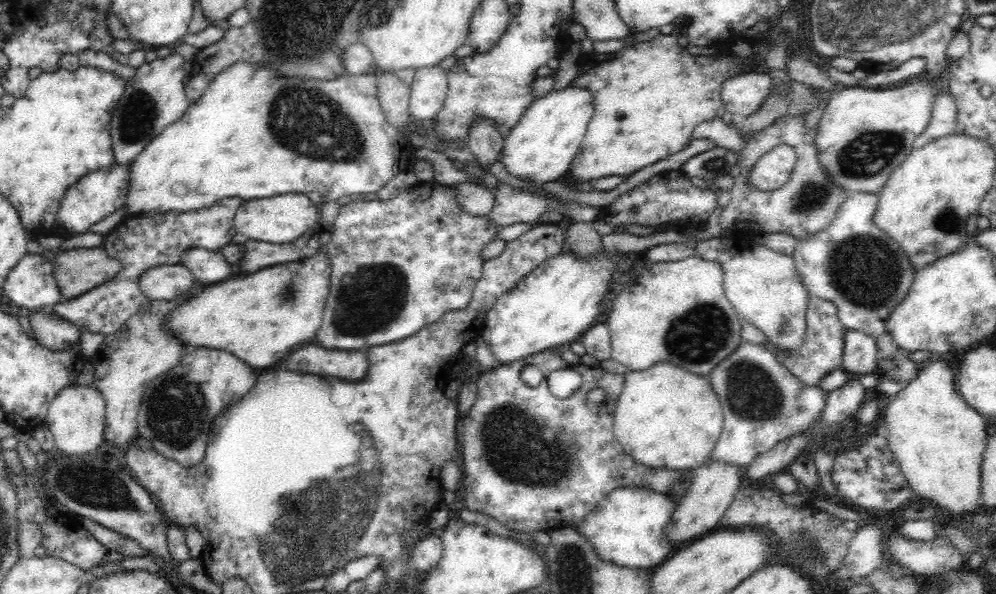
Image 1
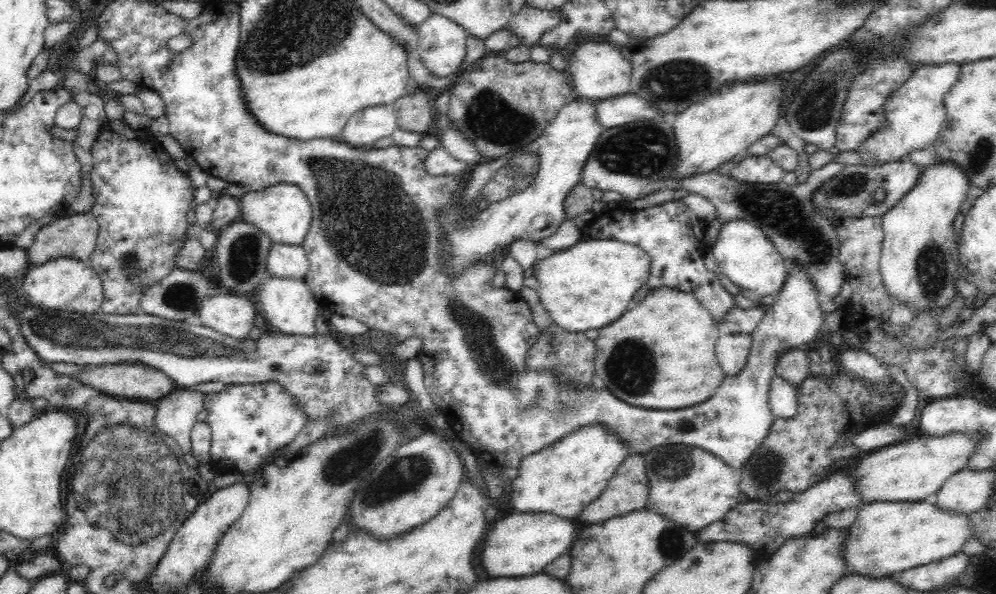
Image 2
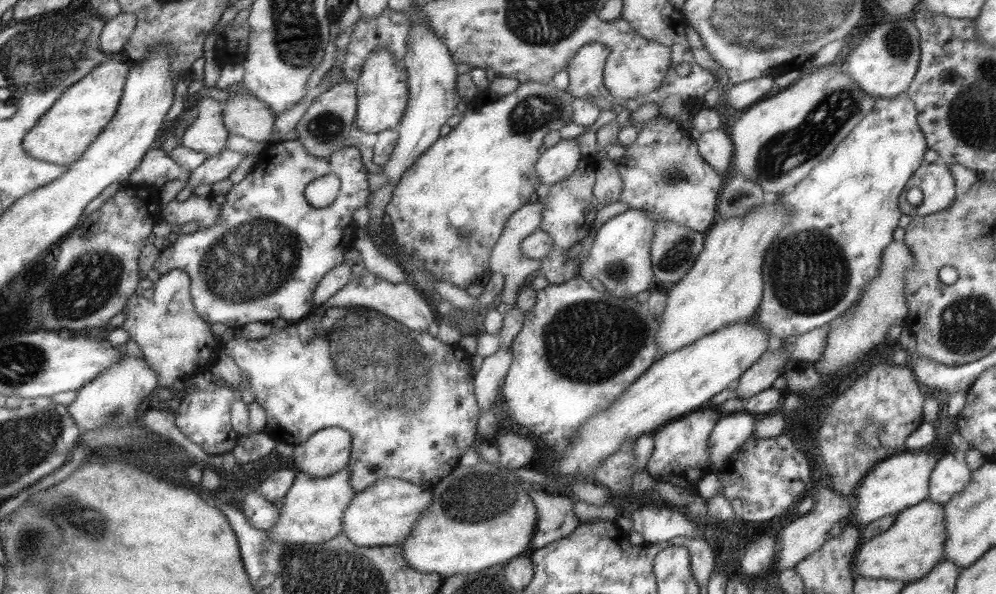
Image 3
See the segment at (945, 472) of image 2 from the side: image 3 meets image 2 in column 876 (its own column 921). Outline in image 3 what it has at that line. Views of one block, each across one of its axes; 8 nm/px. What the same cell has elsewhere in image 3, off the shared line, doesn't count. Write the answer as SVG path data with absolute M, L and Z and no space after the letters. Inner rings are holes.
M918 450L919 452L903 452L903 454L895 454L891 458L885 458L866 471L852 495L856 500L856 506L853 510L851 524L857 524L857 526L869 524L881 516L897 514L904 508L912 507L914 504L928 499L928 480L937 456L931 452Z

